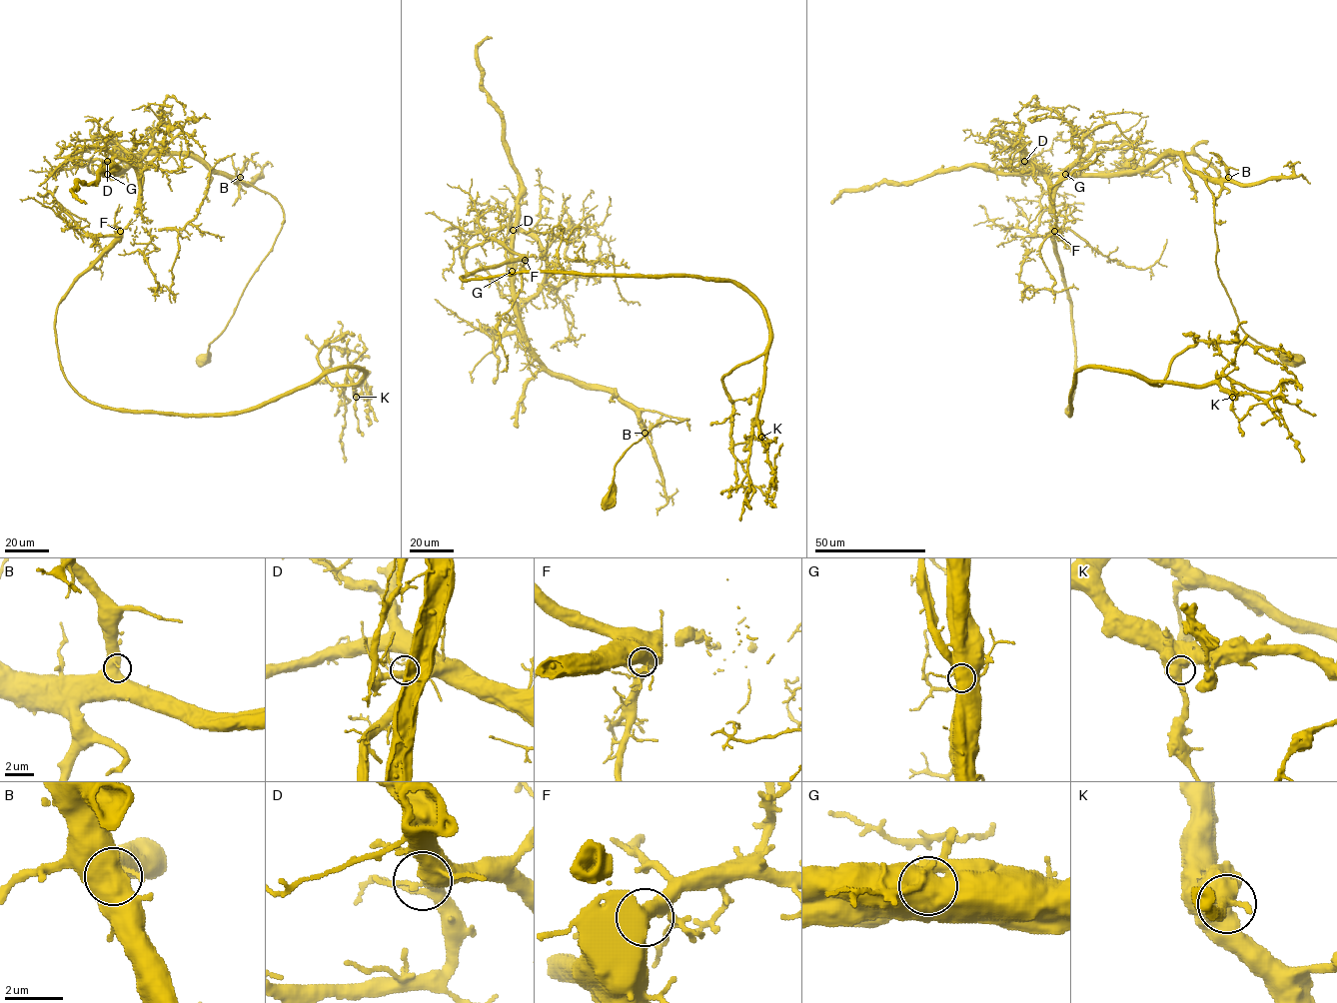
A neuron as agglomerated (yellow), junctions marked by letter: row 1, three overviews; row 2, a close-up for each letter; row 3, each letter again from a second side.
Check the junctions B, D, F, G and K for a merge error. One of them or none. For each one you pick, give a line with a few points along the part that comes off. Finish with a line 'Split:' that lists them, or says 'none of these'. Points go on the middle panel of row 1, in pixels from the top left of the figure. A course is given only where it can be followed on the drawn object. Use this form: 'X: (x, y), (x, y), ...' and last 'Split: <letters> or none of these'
G: (512, 271), (523, 340), (548, 369), (639, 409), (688, 419), (656, 424), (625, 453), (605, 510)
Split: G

